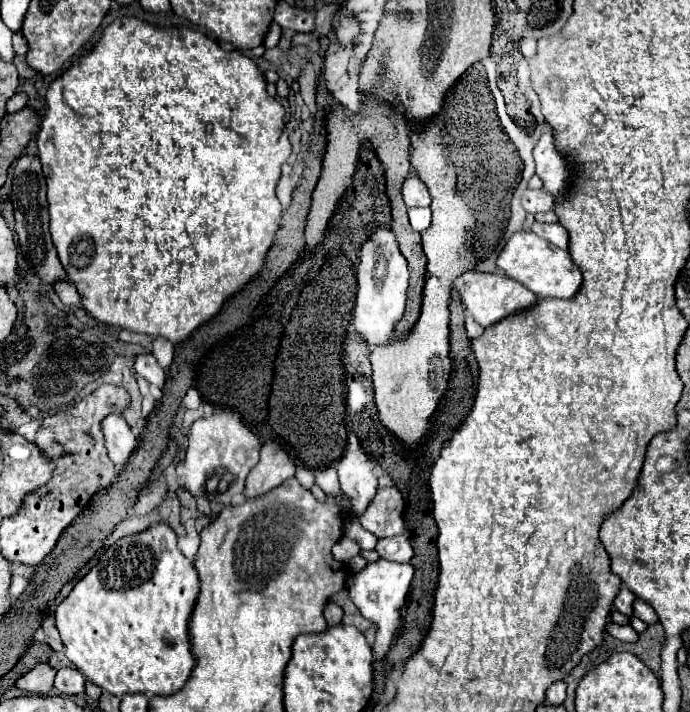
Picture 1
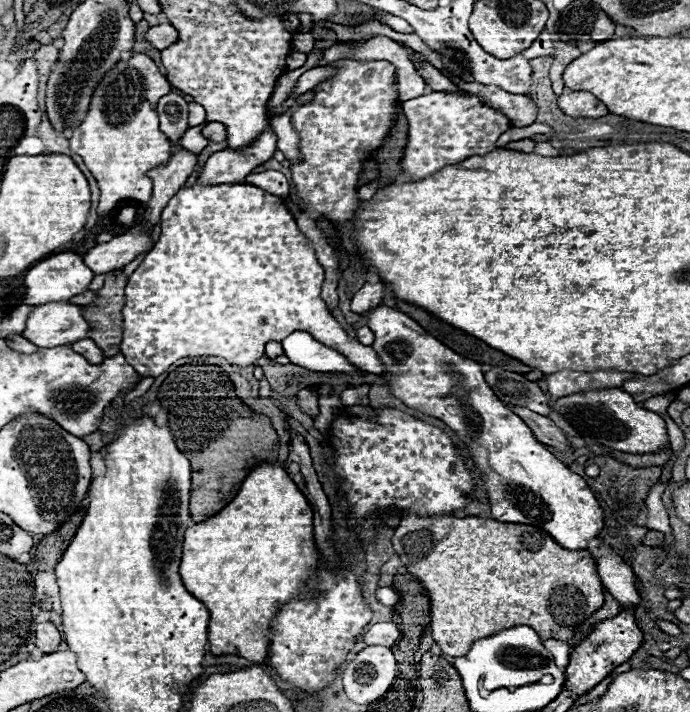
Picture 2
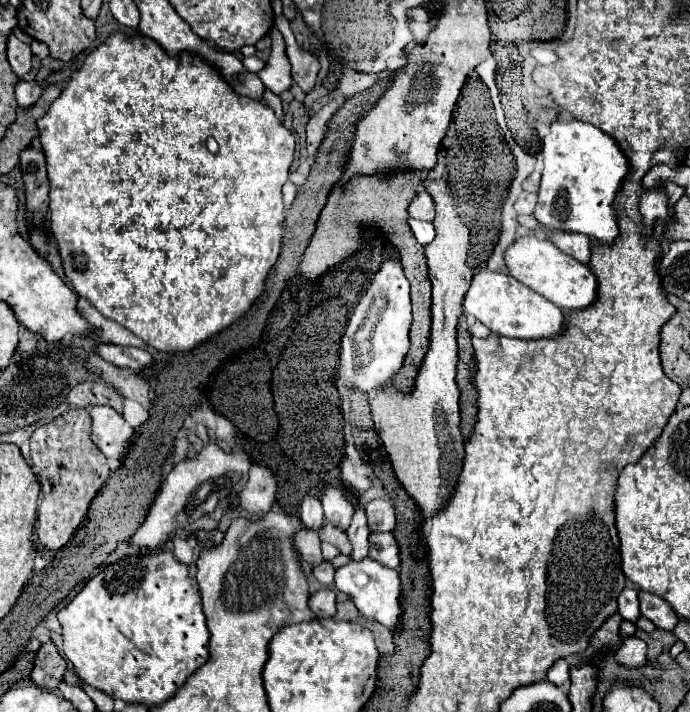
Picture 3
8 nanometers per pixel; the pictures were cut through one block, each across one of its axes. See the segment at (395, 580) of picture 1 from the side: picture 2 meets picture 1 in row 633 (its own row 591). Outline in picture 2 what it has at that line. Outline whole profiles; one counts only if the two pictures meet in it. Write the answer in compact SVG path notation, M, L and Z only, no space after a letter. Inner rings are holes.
M378 588L376 598L378 598L380 604L384 604L388 608L394 608L398 604L398 594L392 588Z

